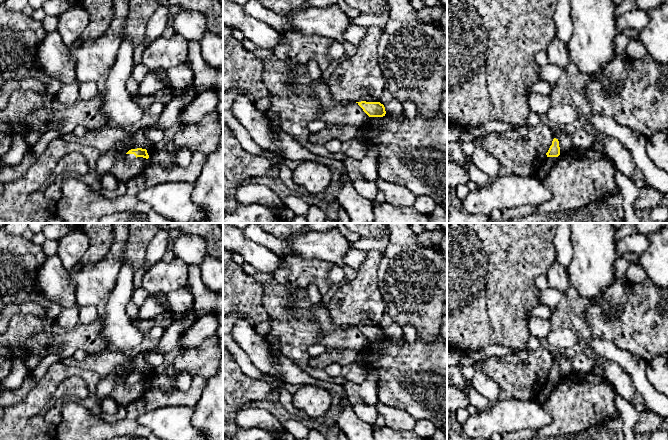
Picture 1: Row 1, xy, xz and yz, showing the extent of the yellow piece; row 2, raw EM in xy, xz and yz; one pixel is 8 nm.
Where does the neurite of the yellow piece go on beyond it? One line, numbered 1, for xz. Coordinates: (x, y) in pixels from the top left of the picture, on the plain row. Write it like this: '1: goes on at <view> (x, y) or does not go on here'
1: does not go on here

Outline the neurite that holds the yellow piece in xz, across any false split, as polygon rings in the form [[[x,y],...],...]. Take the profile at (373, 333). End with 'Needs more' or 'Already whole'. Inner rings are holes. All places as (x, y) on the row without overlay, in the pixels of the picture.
[[[356,326],[369,341],[383,341],[386,338],[385,331],[380,326]]]. Already whole

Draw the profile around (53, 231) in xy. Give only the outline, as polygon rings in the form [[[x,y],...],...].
[[[49,223],[42,230],[46,240],[58,241],[67,233],[76,229],[76,223]]]

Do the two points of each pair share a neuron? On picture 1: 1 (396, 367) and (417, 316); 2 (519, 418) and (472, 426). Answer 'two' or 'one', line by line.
1: two
2: one

